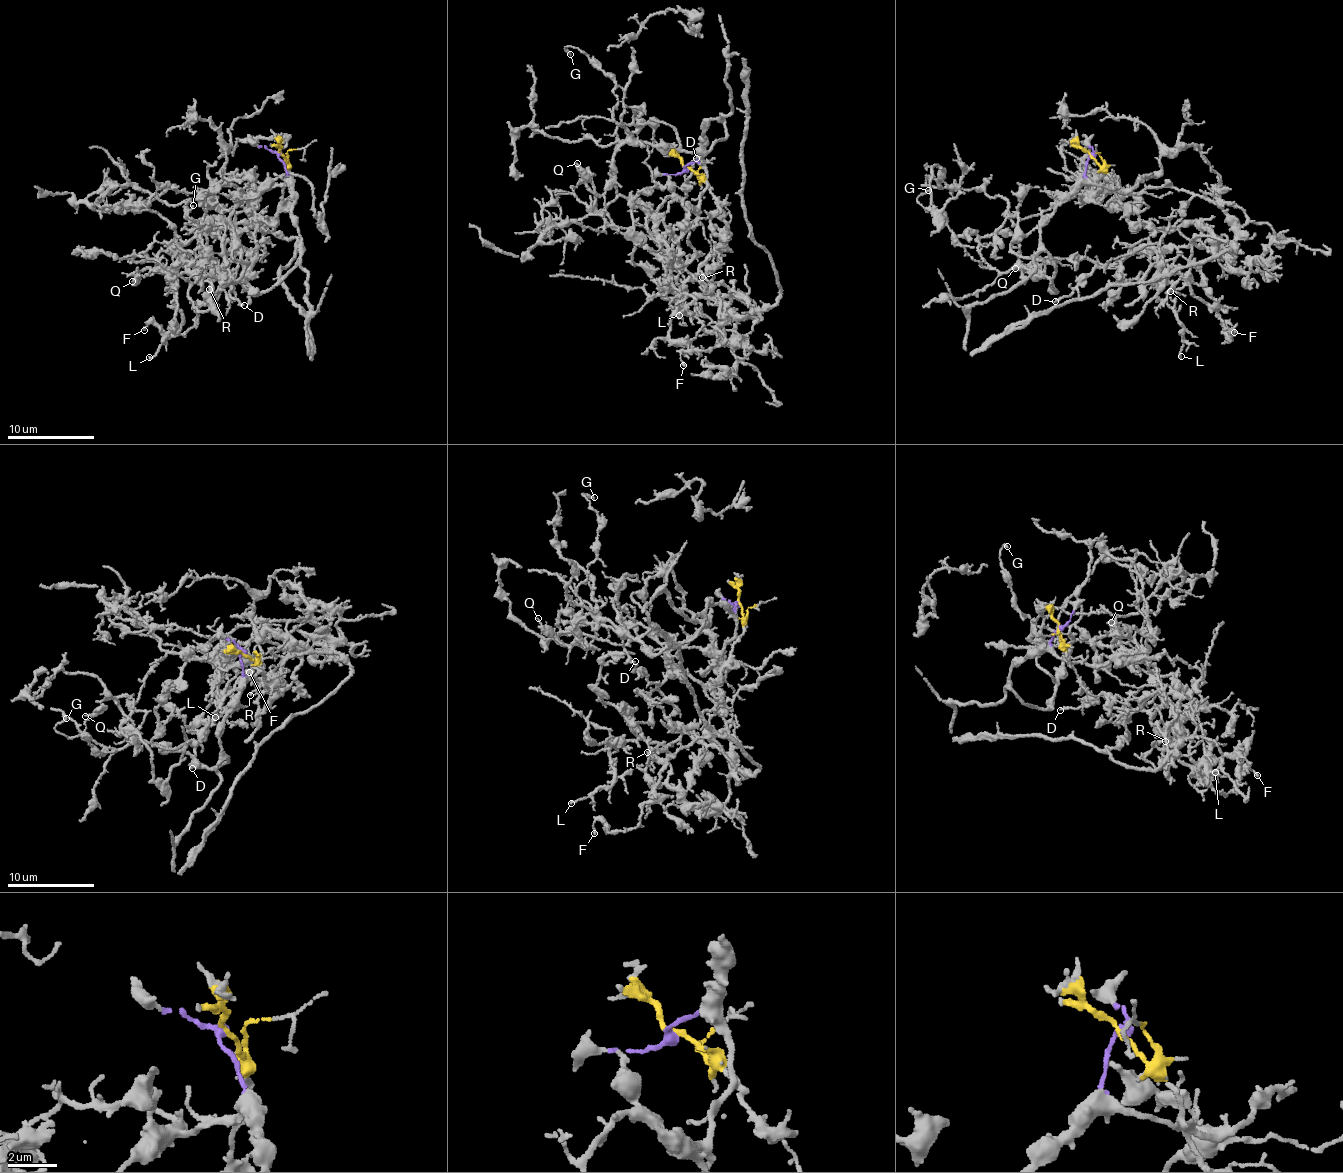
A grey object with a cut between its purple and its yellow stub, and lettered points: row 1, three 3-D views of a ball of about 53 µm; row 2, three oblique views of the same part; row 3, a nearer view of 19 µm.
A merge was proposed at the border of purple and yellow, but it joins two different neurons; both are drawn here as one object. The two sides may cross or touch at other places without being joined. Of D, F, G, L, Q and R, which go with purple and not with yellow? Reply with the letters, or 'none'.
G, Q

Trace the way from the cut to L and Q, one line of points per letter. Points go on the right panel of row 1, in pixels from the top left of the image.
L: (1090, 156), (1132, 227), (1170, 228), (1195, 197), (1228, 215), (1230, 242), (1197, 221), (1158, 296), (1181, 357)
Q: (1090, 156), (1084, 178), (1055, 207), (1040, 236), (1056, 291), (1018, 265), (1053, 259), (1014, 267)

